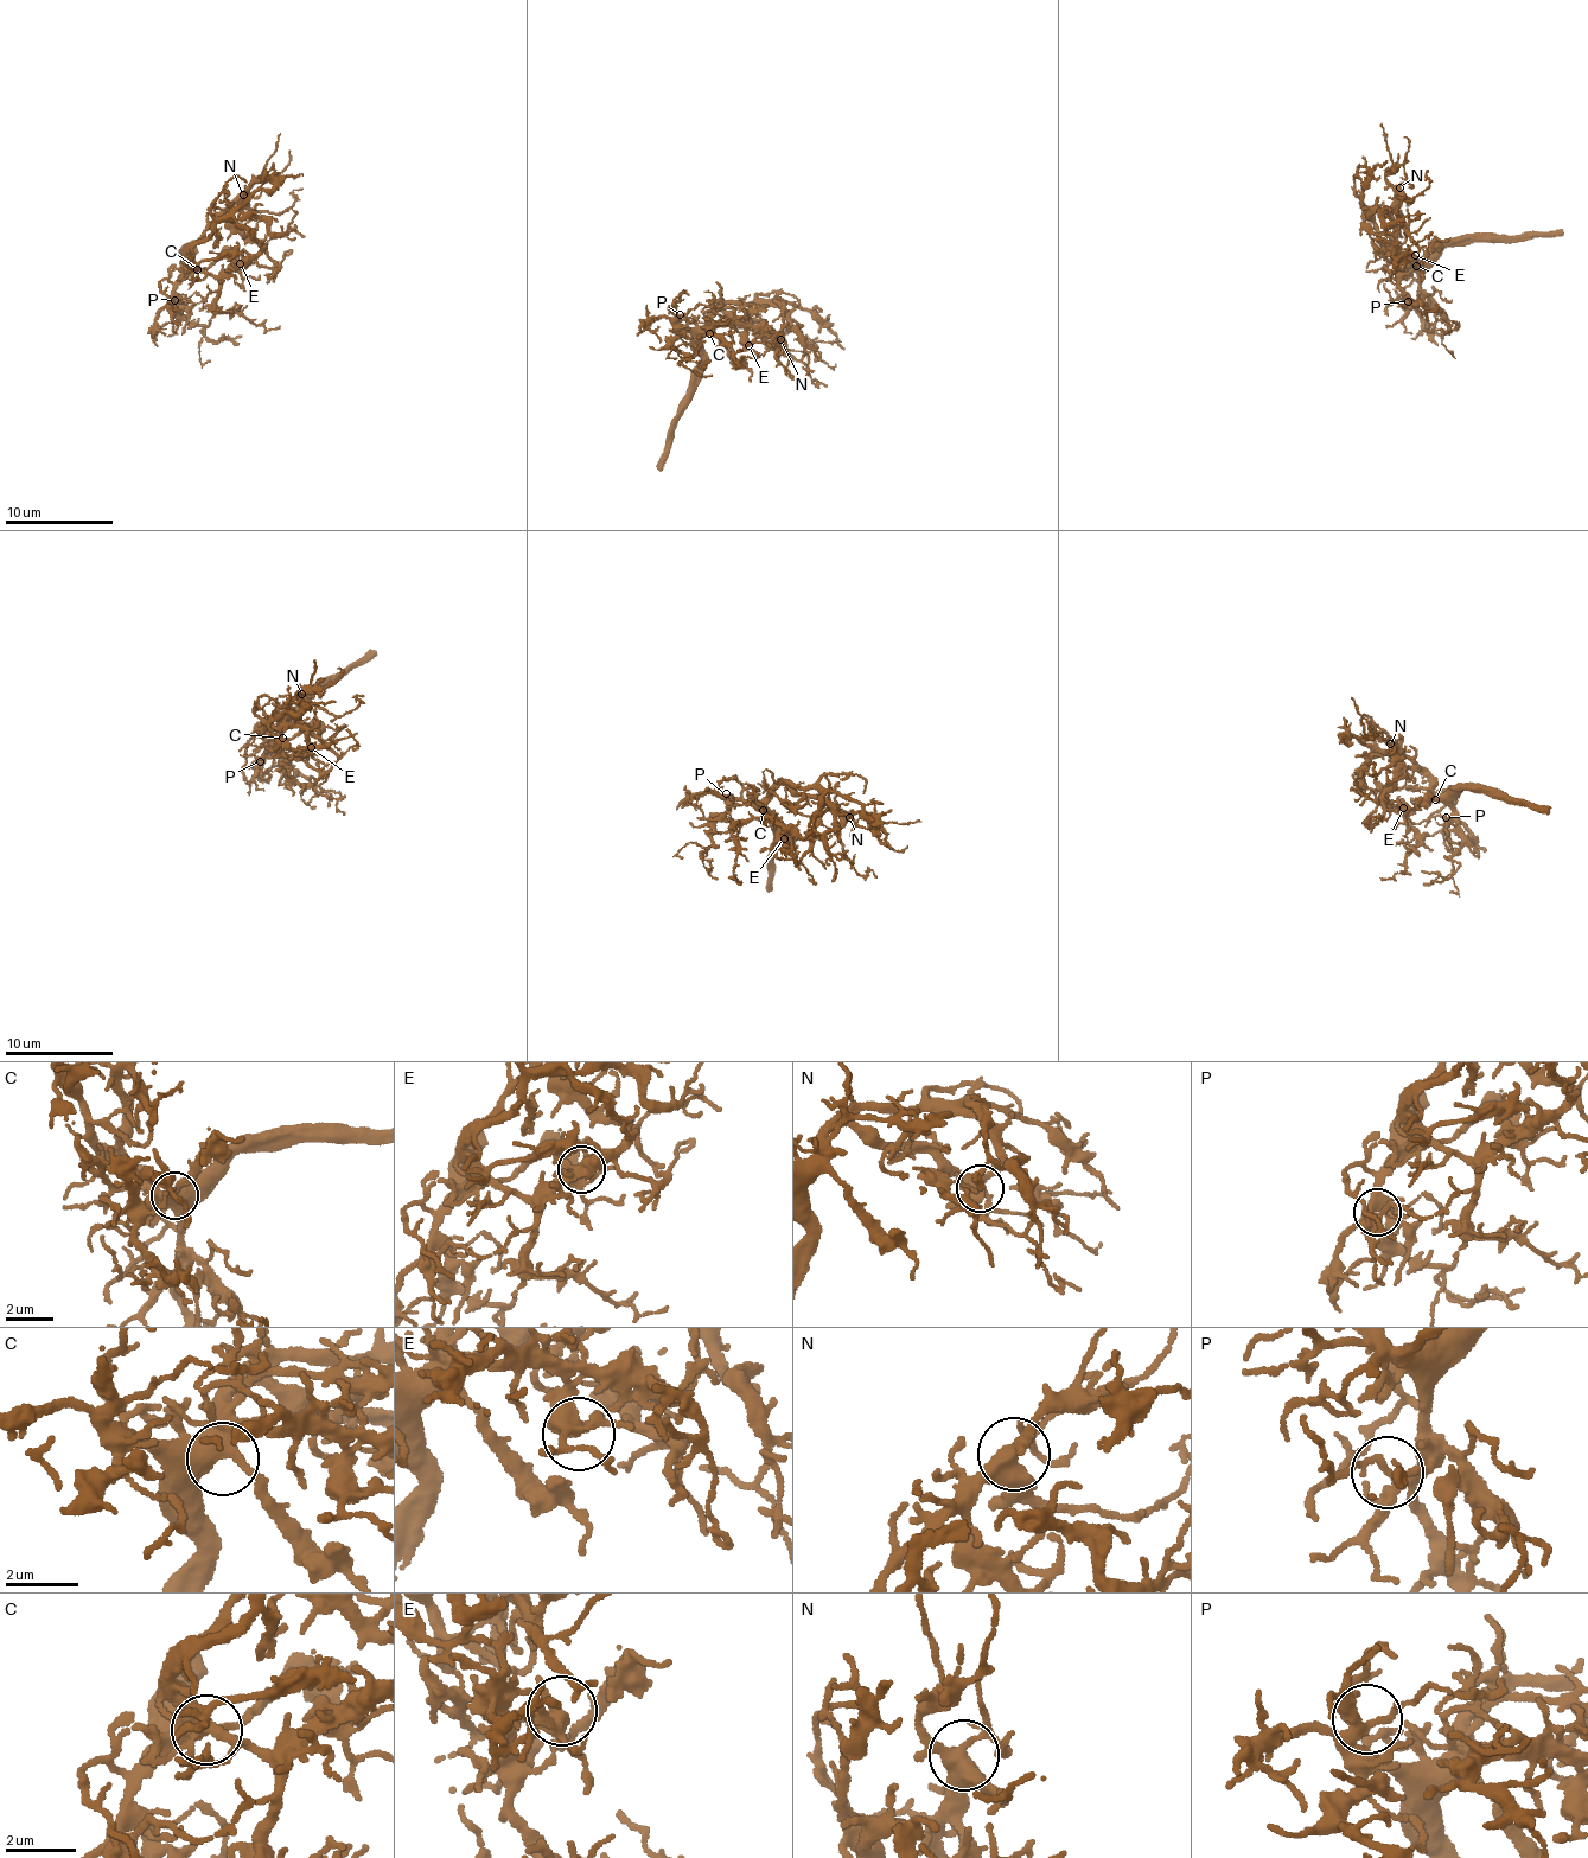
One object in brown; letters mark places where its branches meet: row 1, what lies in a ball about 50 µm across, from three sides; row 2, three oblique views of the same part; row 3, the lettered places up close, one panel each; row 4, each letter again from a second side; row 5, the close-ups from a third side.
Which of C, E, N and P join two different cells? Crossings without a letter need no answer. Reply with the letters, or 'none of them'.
none of them

